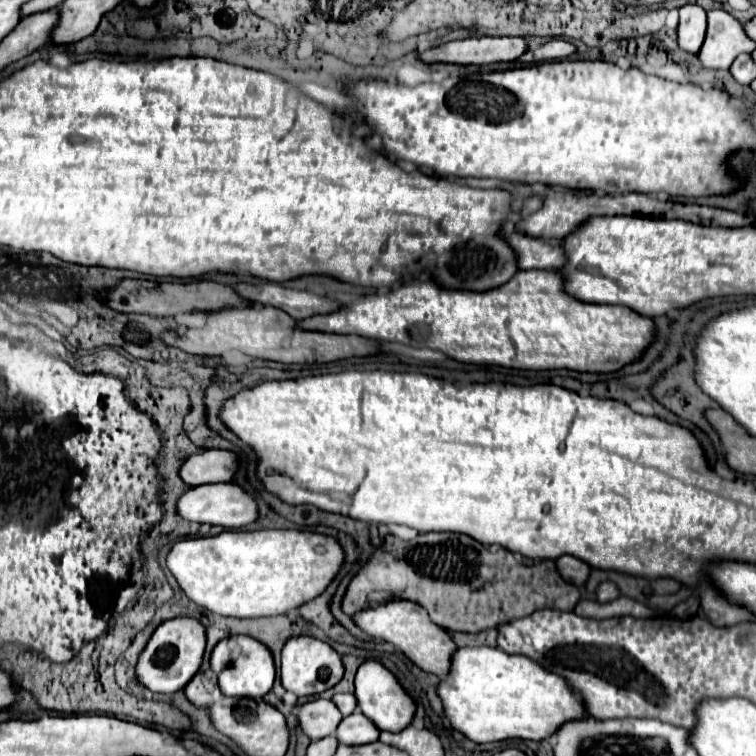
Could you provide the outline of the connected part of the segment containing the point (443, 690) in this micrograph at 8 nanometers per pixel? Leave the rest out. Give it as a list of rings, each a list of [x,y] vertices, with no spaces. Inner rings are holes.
[[[457,647],[451,655],[449,673],[437,685],[445,717],[451,727],[475,743],[503,739],[545,739],[553,727],[569,717],[583,717],[581,701],[565,681],[525,655],[509,655],[499,647]]]

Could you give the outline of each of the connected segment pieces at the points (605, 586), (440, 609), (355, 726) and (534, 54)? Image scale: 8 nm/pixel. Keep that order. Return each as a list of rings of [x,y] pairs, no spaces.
[[[605,581],[605,583],[601,583],[599,587],[597,587],[597,601],[599,603],[607,603],[607,601],[613,601],[613,599],[617,599],[621,593],[619,593],[619,589],[617,589],[617,585],[615,583],[611,583],[611,581]]]
[[[419,533],[411,541],[387,535],[379,553],[373,553],[349,581],[341,609],[353,615],[391,599],[409,599],[421,603],[429,611],[431,621],[443,629],[481,631],[513,617],[525,617],[537,607],[573,611],[579,597],[579,589],[557,573],[553,561],[521,565],[511,551],[503,547],[487,551],[469,535]]]
[[[355,711],[339,723],[335,737],[343,745],[365,745],[377,741],[379,733],[381,731],[361,711]]]
[[[551,39],[537,51],[527,51],[519,61],[523,63],[541,63],[541,61],[559,61],[575,55],[577,47],[565,39]]]

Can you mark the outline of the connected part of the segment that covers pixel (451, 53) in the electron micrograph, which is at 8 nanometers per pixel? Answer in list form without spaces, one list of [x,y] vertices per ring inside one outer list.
[[[469,37],[463,41],[449,41],[435,49],[427,49],[425,53],[421,53],[421,59],[425,63],[443,61],[443,63],[457,63],[457,65],[489,65],[501,61],[517,61],[527,49],[529,47],[523,37]]]

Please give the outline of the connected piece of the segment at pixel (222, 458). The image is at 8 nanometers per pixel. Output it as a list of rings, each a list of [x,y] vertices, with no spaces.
[[[205,449],[185,459],[185,463],[179,467],[179,477],[189,487],[197,487],[203,483],[231,481],[235,469],[237,469],[237,459],[231,451]]]

